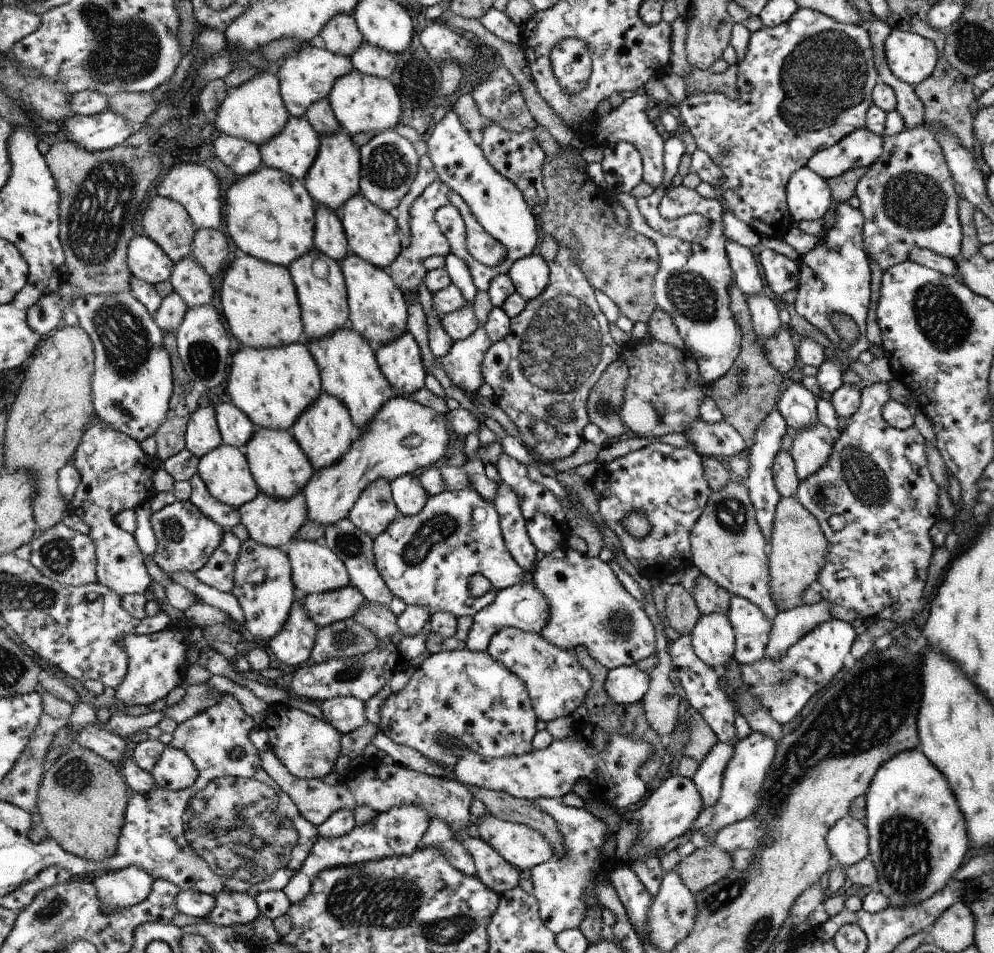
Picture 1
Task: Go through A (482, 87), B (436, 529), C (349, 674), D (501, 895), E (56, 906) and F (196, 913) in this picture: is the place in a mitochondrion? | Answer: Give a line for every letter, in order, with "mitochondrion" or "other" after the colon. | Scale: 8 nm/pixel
A: other
B: mitochondrion
C: mitochondrion
D: other
E: mitochondrion
F: other

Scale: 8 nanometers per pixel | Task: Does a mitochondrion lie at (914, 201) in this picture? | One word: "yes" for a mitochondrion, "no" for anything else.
yes

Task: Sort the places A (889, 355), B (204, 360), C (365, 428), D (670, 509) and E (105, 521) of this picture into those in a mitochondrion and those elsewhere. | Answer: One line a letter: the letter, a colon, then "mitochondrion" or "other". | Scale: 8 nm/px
A: other
B: mitochondrion
C: other
D: other
E: other

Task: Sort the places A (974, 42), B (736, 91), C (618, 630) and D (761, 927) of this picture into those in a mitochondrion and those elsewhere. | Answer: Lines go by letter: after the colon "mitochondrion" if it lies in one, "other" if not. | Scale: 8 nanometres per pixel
A: mitochondrion
B: other
C: other
D: mitochondrion

